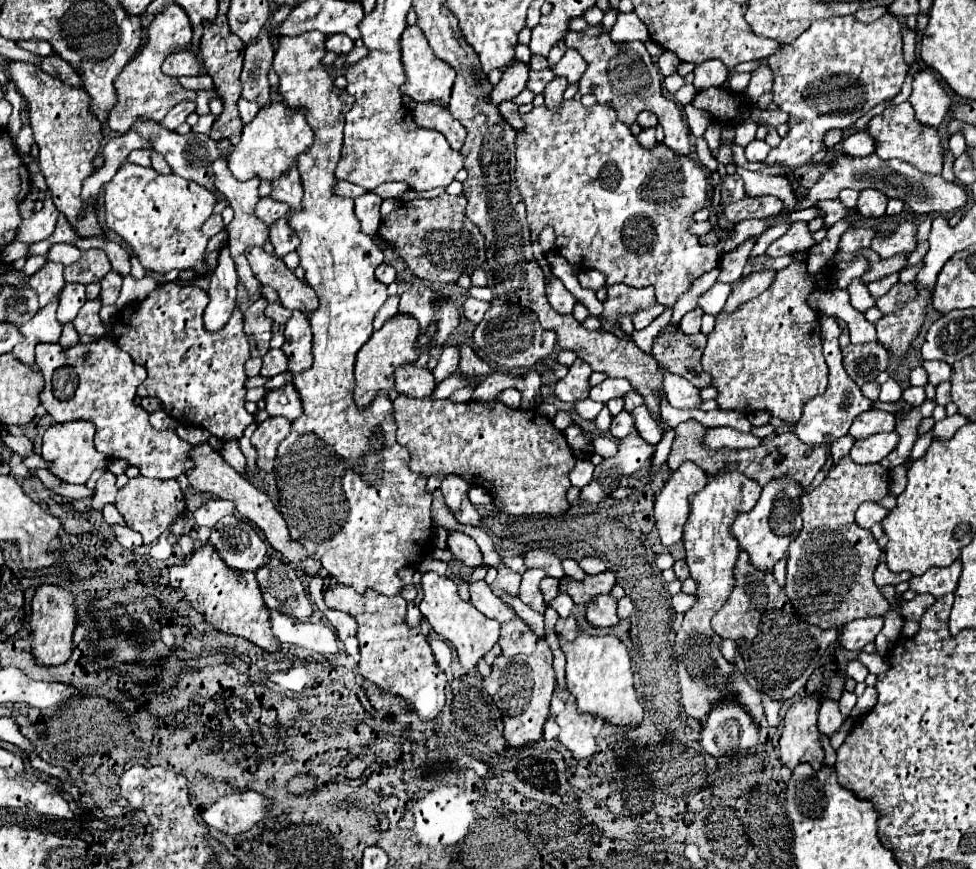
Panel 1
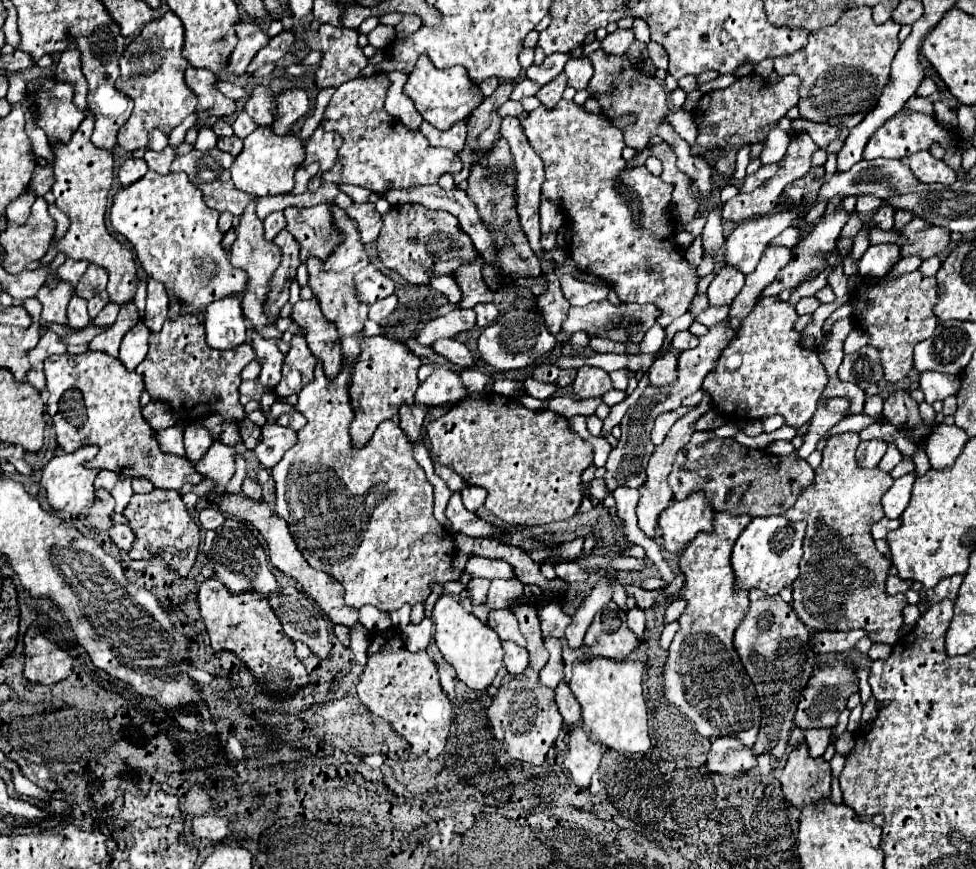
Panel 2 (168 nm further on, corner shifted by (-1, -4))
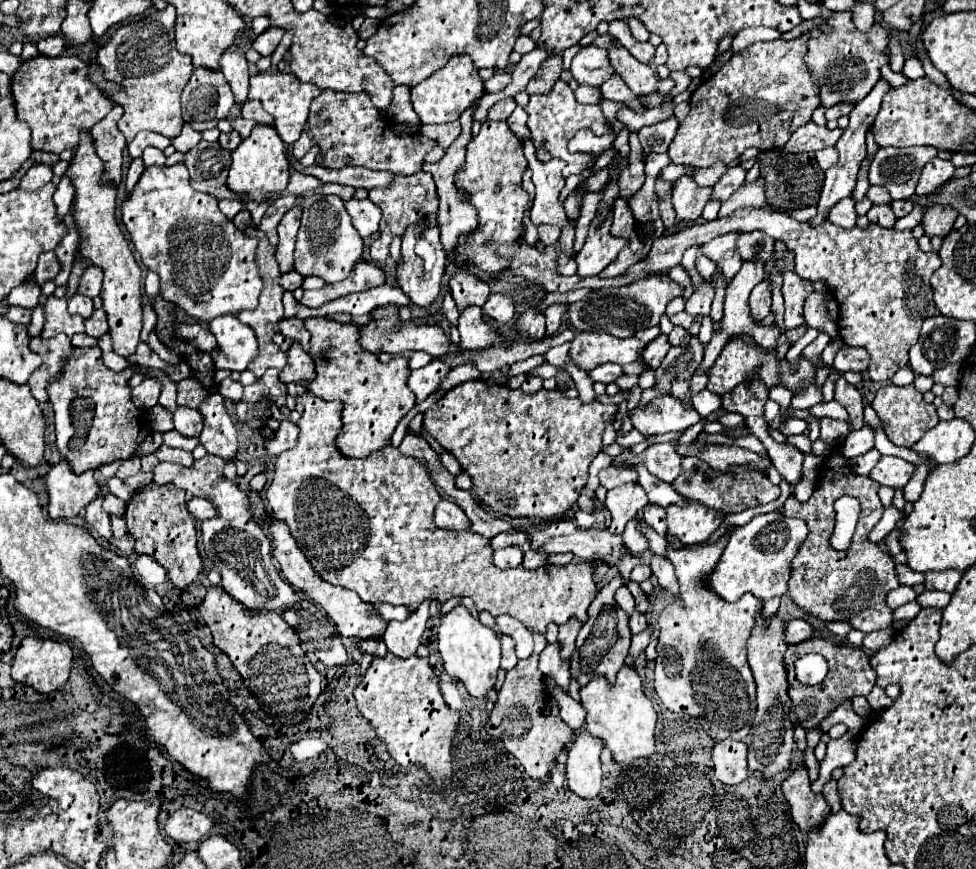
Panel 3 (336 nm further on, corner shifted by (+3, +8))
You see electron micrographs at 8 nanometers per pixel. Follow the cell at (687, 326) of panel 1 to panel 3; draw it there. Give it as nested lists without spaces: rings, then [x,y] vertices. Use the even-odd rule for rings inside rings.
[[[674,327],[672,333],[668,335],[668,343],[670,345],[678,345],[678,347],[686,347],[686,343],[690,341],[690,333],[682,327]]]

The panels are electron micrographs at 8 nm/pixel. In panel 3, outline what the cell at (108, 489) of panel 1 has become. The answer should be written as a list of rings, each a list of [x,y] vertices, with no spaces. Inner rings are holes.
[[[102,497],[94,499],[84,513],[84,519],[88,525],[92,525],[100,537],[110,539],[112,537],[112,529],[110,529],[110,515],[102,509]]]

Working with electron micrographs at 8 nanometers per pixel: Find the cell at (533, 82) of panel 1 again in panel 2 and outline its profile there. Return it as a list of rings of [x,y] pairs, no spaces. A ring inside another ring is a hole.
[[[524,79],[522,83],[518,83],[518,85],[516,85],[516,89],[512,91],[510,99],[514,99],[514,101],[520,101],[522,97],[536,95],[536,93],[538,93],[538,89],[540,89],[540,85],[538,85],[538,83],[534,83],[534,81],[530,81],[530,79]]]

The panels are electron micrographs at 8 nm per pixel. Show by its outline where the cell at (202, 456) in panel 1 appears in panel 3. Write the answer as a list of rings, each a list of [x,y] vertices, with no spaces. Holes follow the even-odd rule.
[[[270,517],[270,519],[268,519],[268,529],[270,529],[270,535],[272,535],[272,543],[274,543],[272,555],[274,555],[274,559],[280,563],[280,569],[282,569],[286,581],[288,581],[294,589],[306,593],[316,605],[320,605],[320,607],[328,613],[328,617],[336,623],[336,627],[338,627],[338,631],[340,631],[342,637],[354,637],[354,639],[382,639],[382,637],[384,637],[384,631],[386,631],[386,627],[388,627],[388,621],[384,621],[384,619],[380,617],[380,613],[378,613],[372,605],[364,603],[354,591],[342,589],[342,587],[334,587],[334,585],[322,581],[322,579],[314,573],[314,569],[310,567],[310,563],[308,563],[308,559],[304,557],[304,553],[298,549],[298,545],[296,545],[296,541],[292,539],[292,535],[290,535],[286,523],[282,523],[282,521]]]

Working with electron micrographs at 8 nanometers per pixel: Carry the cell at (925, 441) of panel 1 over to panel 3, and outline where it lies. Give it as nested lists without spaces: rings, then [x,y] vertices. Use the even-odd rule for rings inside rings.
[[[882,457],[876,467],[870,471],[870,479],[874,479],[876,483],[880,485],[888,485],[888,487],[894,487],[894,489],[902,489],[910,477],[914,475],[914,465],[900,459],[900,457]]]

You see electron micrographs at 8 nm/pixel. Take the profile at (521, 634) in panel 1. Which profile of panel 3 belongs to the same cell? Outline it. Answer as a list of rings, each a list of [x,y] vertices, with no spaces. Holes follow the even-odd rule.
[[[502,635],[500,641],[502,641],[502,665],[500,667],[504,671],[510,671],[518,663],[518,657],[514,651],[514,641],[508,635]]]

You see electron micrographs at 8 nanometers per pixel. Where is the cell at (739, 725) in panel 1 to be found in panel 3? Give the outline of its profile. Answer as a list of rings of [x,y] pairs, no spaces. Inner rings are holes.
[[[734,739],[718,741],[712,749],[714,777],[724,785],[738,785],[748,779],[746,745]]]

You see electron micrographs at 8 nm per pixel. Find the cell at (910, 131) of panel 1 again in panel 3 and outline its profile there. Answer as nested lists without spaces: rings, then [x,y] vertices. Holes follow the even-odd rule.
[[[934,157],[930,163],[926,163],[926,167],[922,171],[922,177],[916,187],[916,195],[920,195],[920,197],[930,195],[934,189],[944,185],[952,175],[954,175],[952,161],[944,161],[944,159]]]

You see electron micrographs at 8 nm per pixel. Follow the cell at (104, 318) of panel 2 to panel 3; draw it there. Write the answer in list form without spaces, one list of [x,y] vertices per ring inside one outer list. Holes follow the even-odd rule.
[[[96,309],[90,319],[86,319],[86,335],[90,337],[102,337],[108,333],[108,321],[104,309]]]

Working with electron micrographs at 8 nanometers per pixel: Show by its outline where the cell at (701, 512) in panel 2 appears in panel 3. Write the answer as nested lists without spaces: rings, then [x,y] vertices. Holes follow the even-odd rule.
[[[698,501],[688,505],[666,507],[668,531],[676,535],[682,543],[702,543],[706,541],[724,521],[722,511],[714,511]]]

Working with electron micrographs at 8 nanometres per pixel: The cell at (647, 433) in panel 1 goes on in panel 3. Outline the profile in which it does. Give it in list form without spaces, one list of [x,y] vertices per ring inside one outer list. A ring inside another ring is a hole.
[[[654,397],[648,405],[638,407],[632,415],[632,425],[642,435],[662,435],[670,431],[684,431],[696,425],[702,417],[694,409],[684,409],[674,397]]]

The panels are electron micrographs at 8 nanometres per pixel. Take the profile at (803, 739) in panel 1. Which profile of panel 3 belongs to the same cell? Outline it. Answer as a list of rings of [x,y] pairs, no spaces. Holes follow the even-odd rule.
[[[806,767],[790,773],[790,777],[782,783],[782,793],[790,805],[790,815],[794,823],[804,833],[818,829],[822,825],[822,819],[826,819],[826,813],[830,813],[830,807],[824,801],[822,793],[814,793],[810,789]]]

